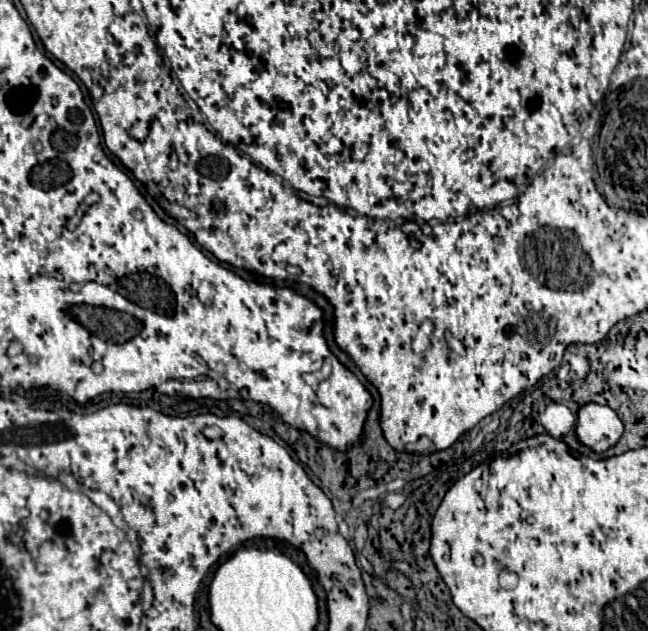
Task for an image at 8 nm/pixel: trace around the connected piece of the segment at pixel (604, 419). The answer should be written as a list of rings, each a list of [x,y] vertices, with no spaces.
[[[587,404],[577,414],[577,438],[595,452],[605,452],[623,434],[623,422],[619,416],[601,404]]]

